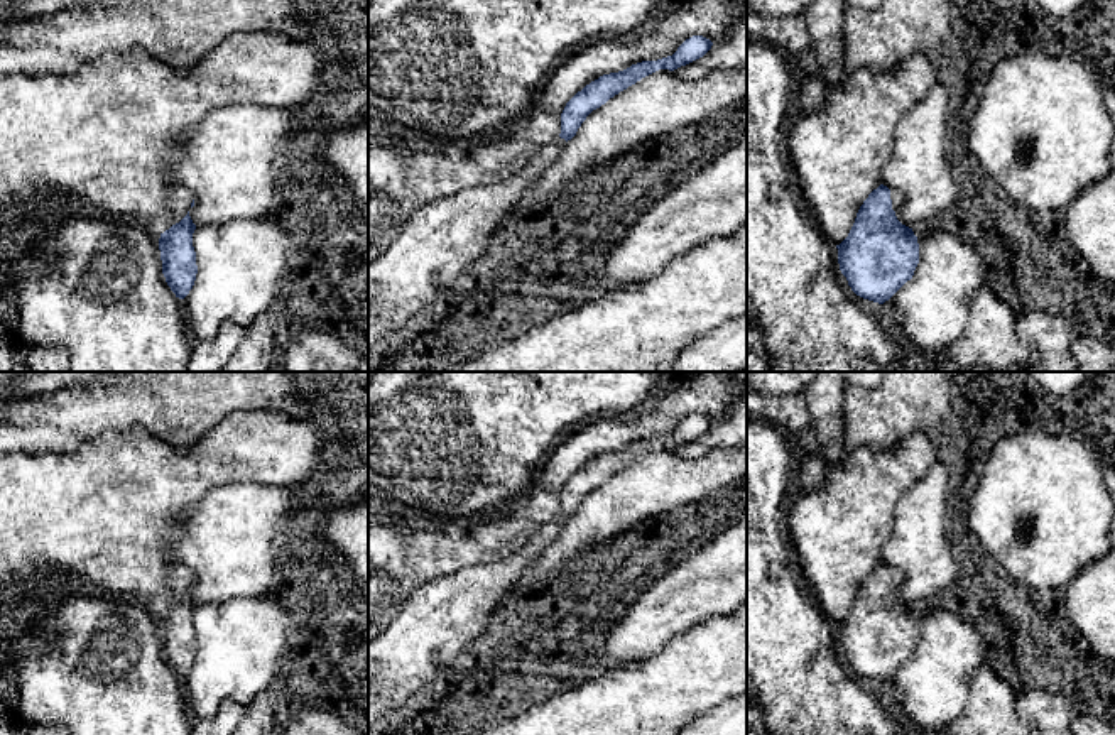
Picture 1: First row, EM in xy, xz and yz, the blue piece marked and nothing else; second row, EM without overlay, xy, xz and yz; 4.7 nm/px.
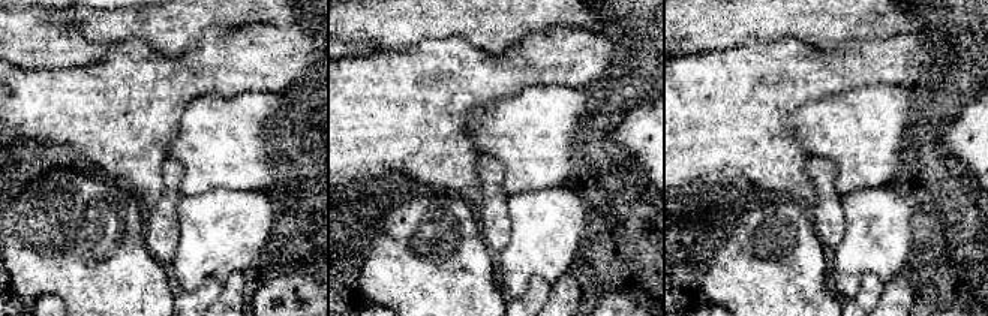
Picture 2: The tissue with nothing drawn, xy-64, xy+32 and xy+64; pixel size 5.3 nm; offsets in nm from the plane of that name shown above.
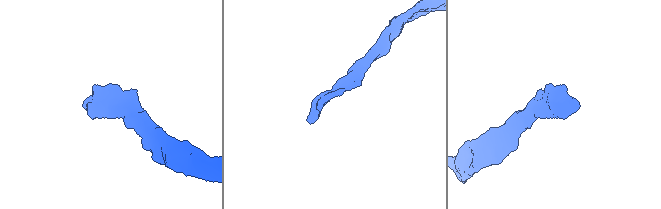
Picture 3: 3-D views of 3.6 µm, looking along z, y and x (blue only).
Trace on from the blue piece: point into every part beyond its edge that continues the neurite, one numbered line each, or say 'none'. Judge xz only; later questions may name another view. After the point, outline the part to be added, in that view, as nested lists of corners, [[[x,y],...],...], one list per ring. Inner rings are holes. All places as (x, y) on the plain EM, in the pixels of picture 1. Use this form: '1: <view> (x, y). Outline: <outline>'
1: xz (441, 619). Outline: [[[556,515],[537,527],[522,544],[495,563],[475,564],[436,578],[416,590],[400,607],[397,617],[368,642],[368,725],[380,720],[392,710],[402,706],[414,694],[421,693],[436,674],[451,666],[460,654],[480,639],[492,613],[510,595],[519,574],[561,534],[566,519]]]

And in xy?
1: xy (179, 577). Outline: [[[172,563],[167,568],[167,586],[171,590],[171,605],[179,602],[191,588],[193,573],[182,563]]]

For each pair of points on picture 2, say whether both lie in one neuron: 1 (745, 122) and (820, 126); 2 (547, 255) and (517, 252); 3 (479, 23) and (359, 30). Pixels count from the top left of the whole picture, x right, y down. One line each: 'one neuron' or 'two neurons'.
1: two neurons
2: one neuron
3: one neuron

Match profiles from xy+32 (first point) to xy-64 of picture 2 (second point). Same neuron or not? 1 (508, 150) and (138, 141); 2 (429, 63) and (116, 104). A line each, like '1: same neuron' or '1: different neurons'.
1: different neurons
2: same neuron

